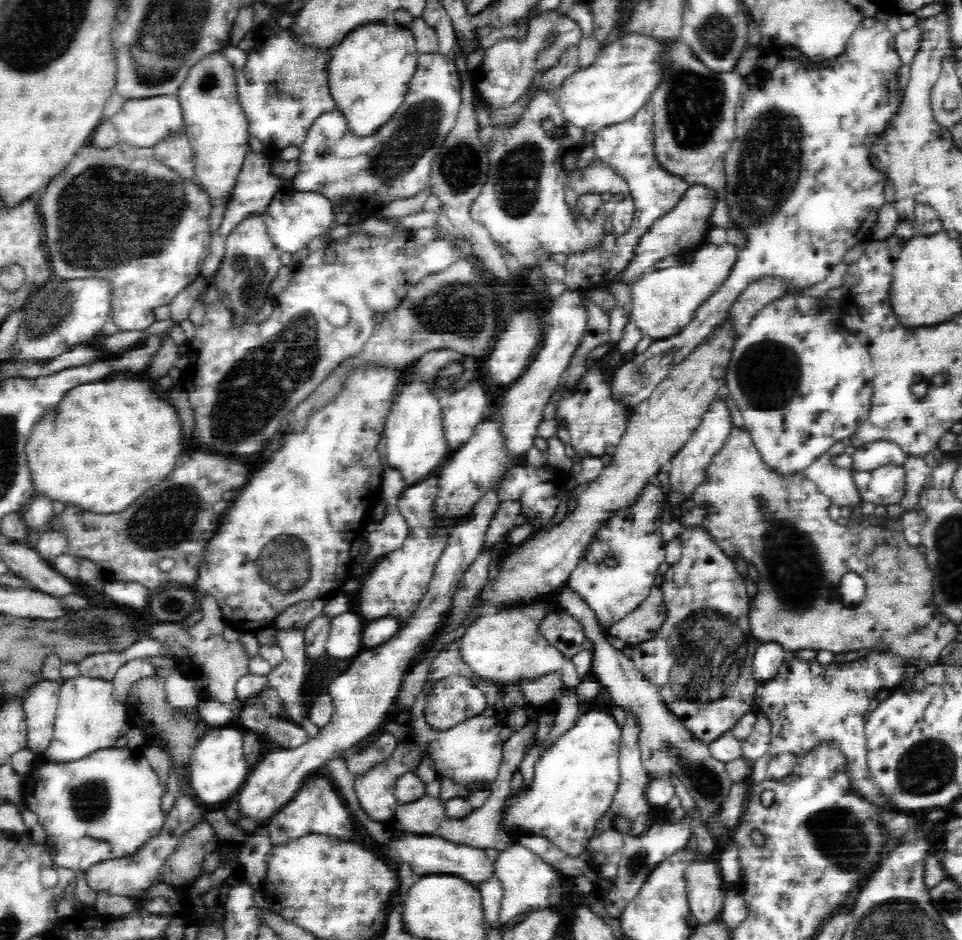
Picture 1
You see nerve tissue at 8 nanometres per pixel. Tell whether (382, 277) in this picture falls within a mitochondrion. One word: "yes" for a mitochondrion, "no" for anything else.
no

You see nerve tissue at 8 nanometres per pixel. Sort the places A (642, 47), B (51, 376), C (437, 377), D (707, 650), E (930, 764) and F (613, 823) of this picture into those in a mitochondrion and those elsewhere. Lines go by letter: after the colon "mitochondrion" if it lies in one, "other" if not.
A: other
B: other
C: mitochondrion
D: mitochondrion
E: mitochondrion
F: other

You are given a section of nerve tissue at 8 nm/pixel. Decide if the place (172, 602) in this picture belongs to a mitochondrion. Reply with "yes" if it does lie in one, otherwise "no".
yes

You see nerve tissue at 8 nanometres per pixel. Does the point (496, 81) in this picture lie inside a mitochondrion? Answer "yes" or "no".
no

